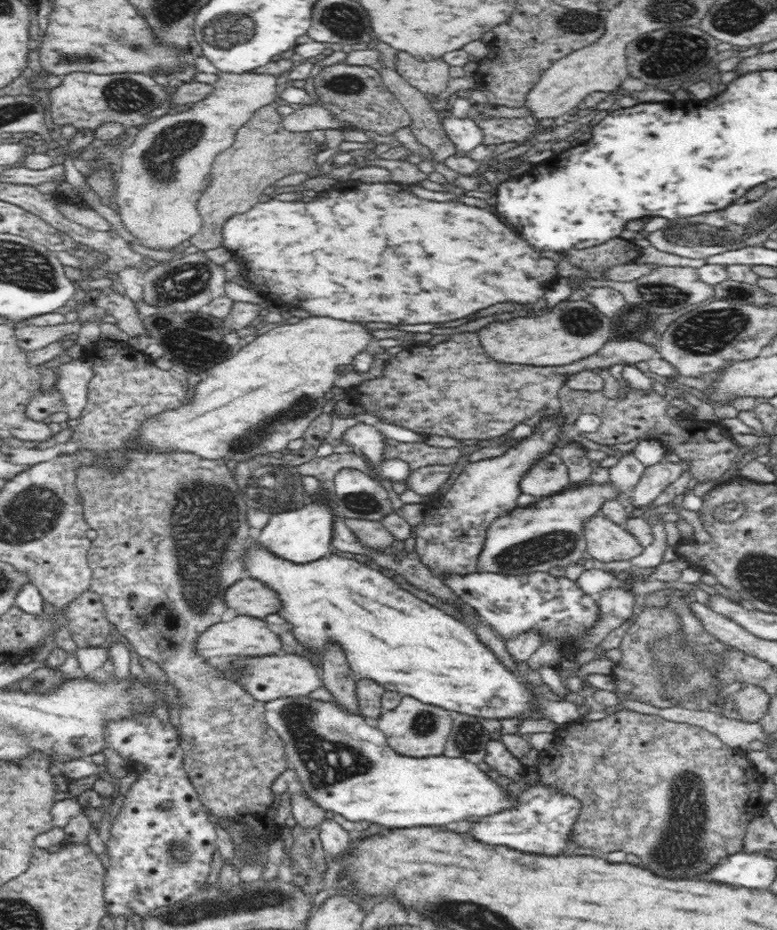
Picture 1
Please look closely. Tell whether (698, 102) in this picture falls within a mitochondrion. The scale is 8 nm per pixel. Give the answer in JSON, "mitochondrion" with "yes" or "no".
{"mitochondrion":"no"}

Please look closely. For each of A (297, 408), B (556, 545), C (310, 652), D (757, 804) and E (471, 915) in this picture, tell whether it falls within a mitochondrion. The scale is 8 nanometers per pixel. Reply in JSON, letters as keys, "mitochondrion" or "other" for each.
{"A":"mitochondrion","B":"mitochondrion","C":"other","D":"other","E":"mitochondrion"}

